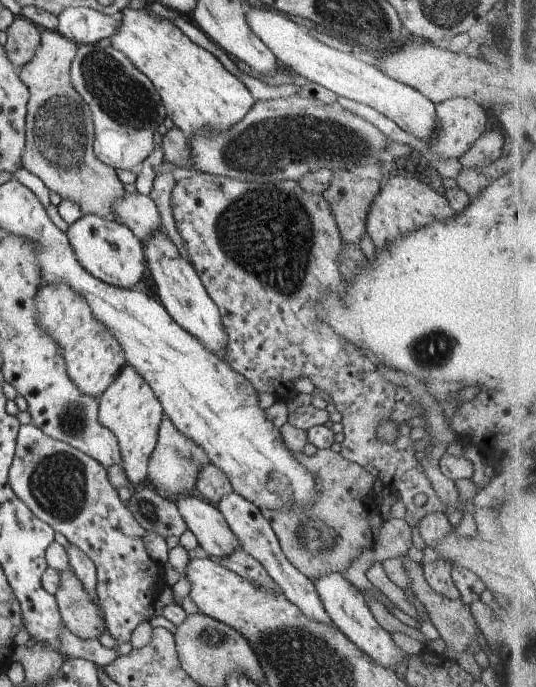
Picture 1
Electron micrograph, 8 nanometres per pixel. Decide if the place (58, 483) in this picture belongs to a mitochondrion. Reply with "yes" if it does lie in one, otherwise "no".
yes

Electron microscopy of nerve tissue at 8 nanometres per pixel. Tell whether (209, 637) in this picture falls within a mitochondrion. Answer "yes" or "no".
yes

